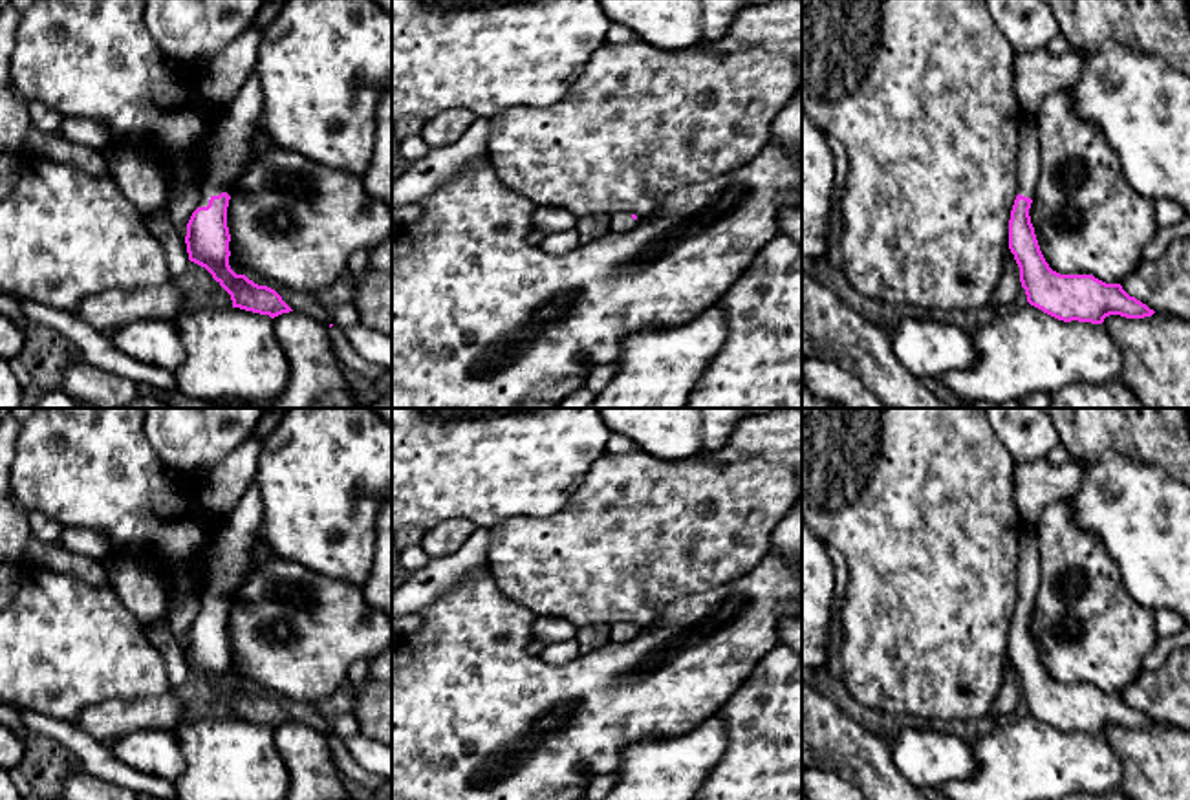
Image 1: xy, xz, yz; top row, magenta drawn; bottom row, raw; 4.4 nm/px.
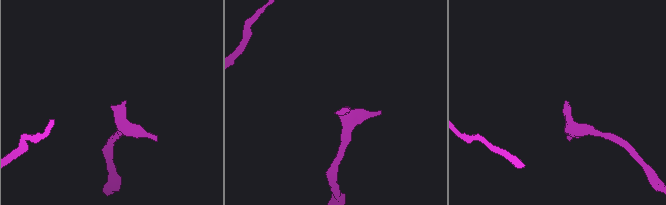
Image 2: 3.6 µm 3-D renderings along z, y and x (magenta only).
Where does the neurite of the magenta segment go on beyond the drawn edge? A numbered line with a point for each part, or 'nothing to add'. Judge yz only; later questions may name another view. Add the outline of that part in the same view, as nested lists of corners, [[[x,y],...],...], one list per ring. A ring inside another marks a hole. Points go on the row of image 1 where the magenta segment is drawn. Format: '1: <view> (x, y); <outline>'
1: yz (1027, 129); [[[1023,114],[1018,123],[1018,194],[1033,200],[1038,176],[1040,176],[1038,123],[1034,115]]]

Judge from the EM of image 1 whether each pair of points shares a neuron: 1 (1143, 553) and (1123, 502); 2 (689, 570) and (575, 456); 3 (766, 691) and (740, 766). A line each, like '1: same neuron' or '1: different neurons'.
1: same neuron
2: different neurons
3: same neuron

